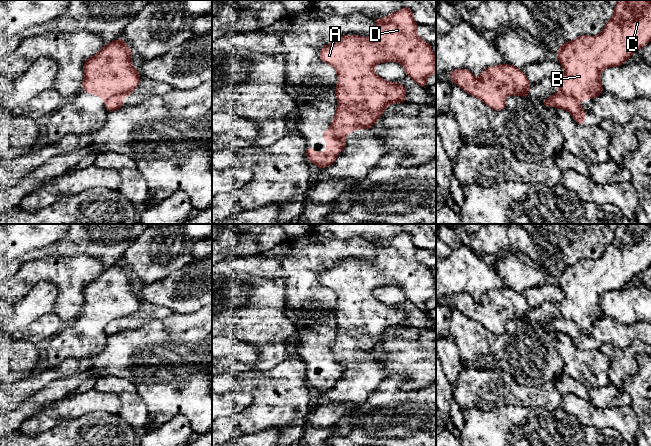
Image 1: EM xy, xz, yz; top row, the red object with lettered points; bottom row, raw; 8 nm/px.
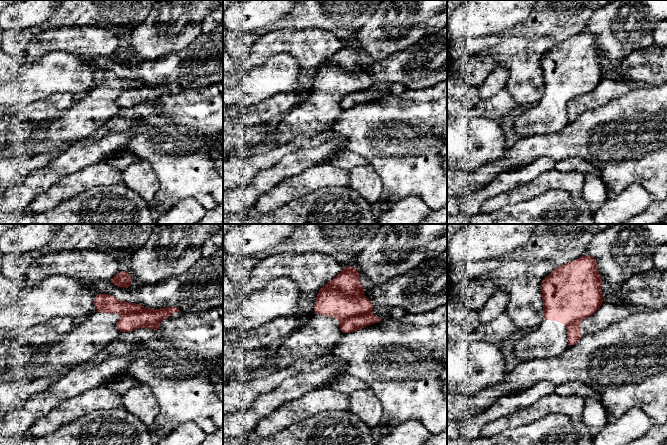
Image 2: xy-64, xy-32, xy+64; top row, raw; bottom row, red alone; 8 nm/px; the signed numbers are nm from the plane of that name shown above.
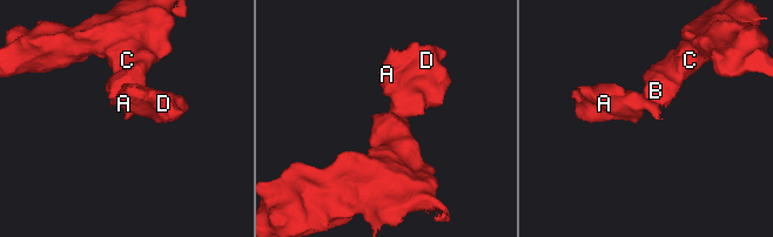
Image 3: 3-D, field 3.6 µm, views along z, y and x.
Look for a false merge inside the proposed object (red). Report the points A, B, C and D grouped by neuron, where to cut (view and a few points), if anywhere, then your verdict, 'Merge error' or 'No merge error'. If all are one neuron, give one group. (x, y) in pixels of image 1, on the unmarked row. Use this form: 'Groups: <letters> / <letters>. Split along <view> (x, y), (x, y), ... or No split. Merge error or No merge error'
Groups: A D / B C. Split along xy (131, 314), (125, 317), (113, 318), (106, 325). Merge error

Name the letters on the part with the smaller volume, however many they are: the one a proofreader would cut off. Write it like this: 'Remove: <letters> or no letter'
Remove: A, D

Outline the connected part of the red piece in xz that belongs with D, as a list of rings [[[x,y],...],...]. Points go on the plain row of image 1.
[[[410,231],[397,234],[385,242],[373,243],[376,255],[372,261],[345,259],[339,261],[319,275],[320,284],[332,289],[337,295],[337,334],[331,352],[335,360],[345,366],[348,356],[363,352],[371,353],[382,340],[387,329],[407,327],[406,312],[394,306],[388,306],[377,300],[373,292],[382,286],[396,285],[400,287],[407,300],[419,310],[427,312],[426,303],[436,296],[436,282],[431,268],[423,265],[417,258],[417,247]]]

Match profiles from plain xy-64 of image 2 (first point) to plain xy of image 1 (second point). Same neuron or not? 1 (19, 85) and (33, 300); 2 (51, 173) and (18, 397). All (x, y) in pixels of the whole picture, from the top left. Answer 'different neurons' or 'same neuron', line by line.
1: same neuron
2: different neurons

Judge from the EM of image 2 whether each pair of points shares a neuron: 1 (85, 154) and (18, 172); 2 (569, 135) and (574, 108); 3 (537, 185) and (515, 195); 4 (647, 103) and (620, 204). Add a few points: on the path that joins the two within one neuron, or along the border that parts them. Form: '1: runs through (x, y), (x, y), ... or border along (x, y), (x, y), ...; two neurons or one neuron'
1: border along (62, 149), (43, 167), (32, 170), (25, 178); two neurons
2: border along (592, 109), (583, 111), (573, 121), (568, 123); two neurons
3: runs through (532, 189), (520, 193); one neuron
4: border along (647, 191), (640, 185), (630, 184), (609, 198); two neurons

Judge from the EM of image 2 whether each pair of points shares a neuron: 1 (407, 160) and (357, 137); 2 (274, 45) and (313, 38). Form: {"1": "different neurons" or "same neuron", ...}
{"1": "same neuron", "2": "same neuron"}

